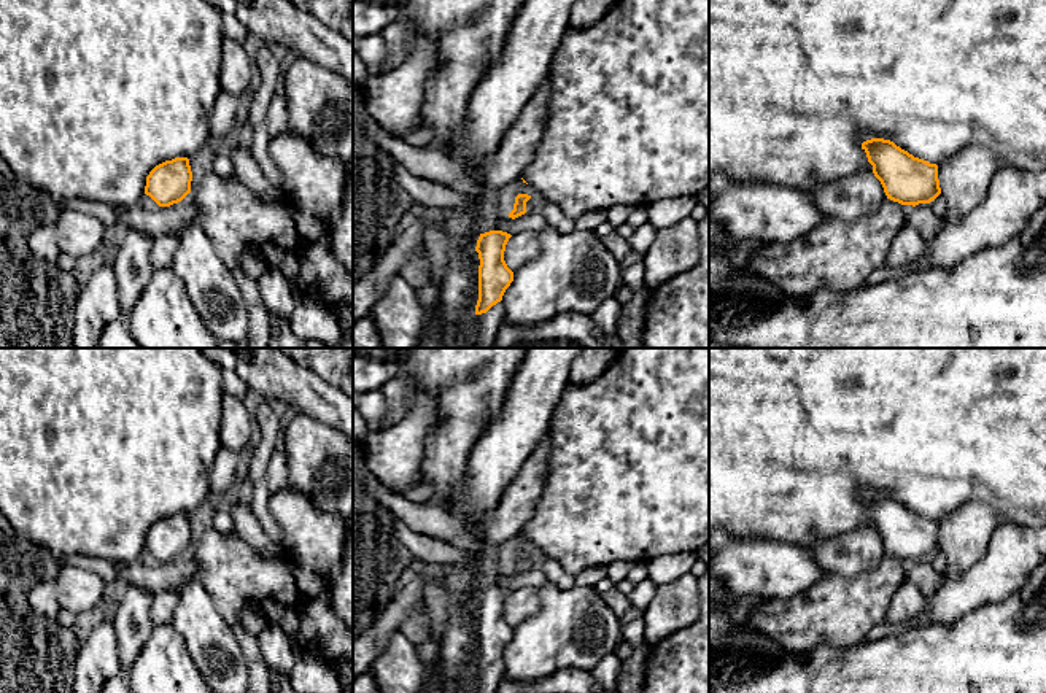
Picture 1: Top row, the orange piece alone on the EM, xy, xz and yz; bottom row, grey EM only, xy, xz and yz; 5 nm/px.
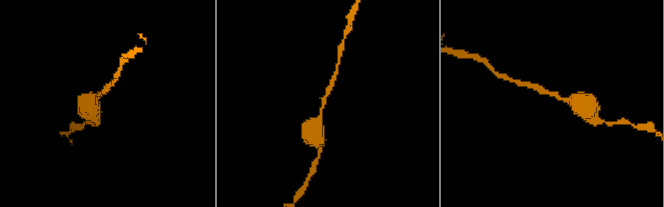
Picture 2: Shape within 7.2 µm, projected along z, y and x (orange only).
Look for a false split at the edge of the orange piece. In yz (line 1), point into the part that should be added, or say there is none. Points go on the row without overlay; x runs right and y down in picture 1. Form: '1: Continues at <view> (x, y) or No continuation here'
1: No continuation here

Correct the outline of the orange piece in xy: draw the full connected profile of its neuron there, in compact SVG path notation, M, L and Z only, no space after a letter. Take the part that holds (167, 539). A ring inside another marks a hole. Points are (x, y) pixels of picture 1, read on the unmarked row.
M188 513L156 521L146 532L145 550L159 563L181 558L191 548L192 528Z

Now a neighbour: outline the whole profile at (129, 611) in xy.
M127 585L119 588L111 604L110 615L124 676L129 672L154 628L149 618L151 601L153 596L149 593L135 585Z

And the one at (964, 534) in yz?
M981 501L967 502L938 520L939 544L951 577L959 577L986 555L997 523L992 507Z

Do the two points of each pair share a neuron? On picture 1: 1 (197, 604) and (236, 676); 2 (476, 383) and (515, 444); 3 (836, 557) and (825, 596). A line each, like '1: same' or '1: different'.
1: same
2: different
3: different

